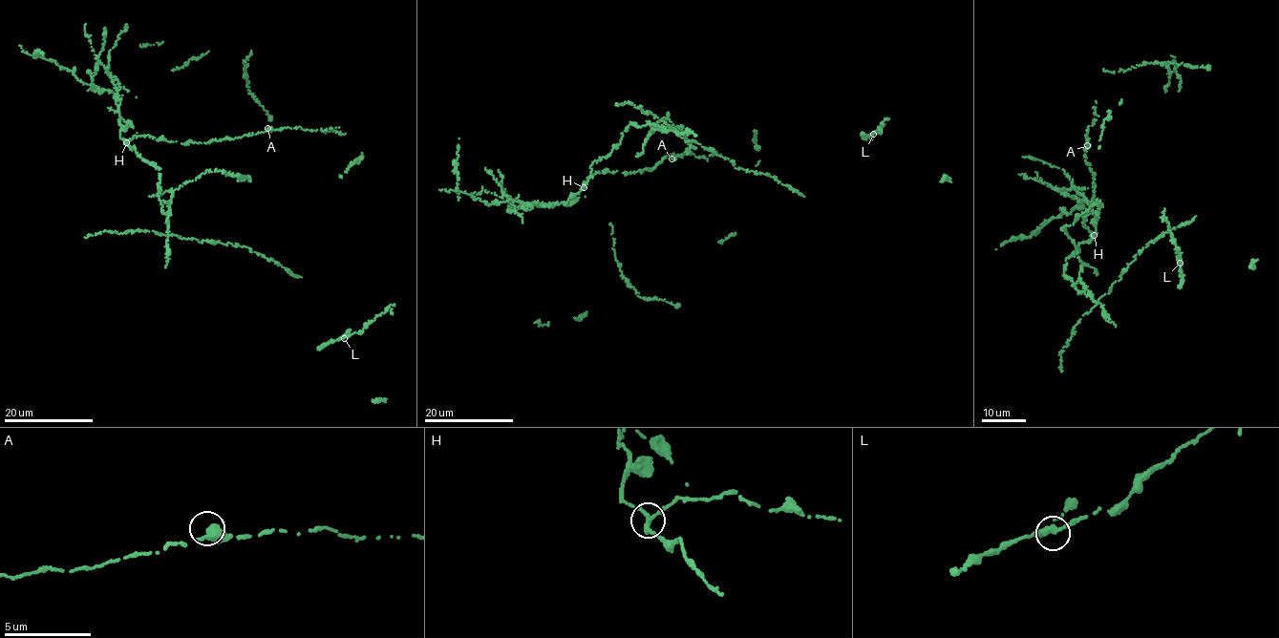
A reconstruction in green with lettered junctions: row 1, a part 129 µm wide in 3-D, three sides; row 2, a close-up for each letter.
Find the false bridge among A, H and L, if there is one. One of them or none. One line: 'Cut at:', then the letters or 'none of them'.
Cut at: H

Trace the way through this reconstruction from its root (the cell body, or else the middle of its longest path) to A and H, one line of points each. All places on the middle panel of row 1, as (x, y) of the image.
A: (594, 161), (585, 186), (595, 173), (643, 171), (655, 167), (666, 156), (671, 155), (671, 159)
H: (594, 161), (590, 164), (591, 174), (584, 187)

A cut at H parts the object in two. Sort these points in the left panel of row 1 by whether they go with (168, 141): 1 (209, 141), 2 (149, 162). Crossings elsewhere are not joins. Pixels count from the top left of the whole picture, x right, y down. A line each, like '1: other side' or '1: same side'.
1: same side
2: other side

